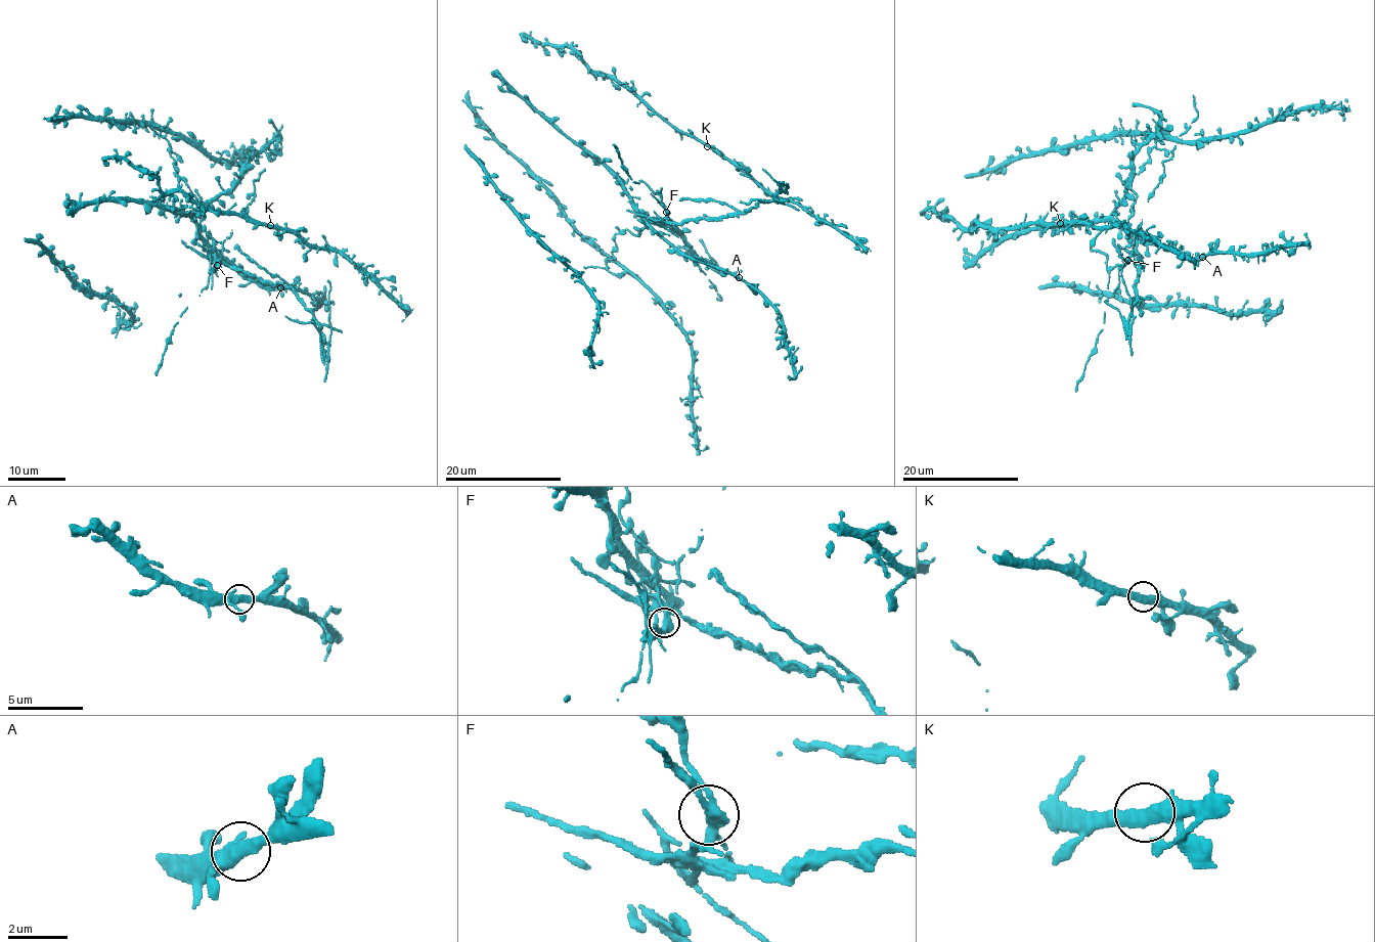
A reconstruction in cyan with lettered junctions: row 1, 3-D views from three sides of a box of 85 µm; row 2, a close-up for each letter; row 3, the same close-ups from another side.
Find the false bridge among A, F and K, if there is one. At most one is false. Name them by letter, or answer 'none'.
F

